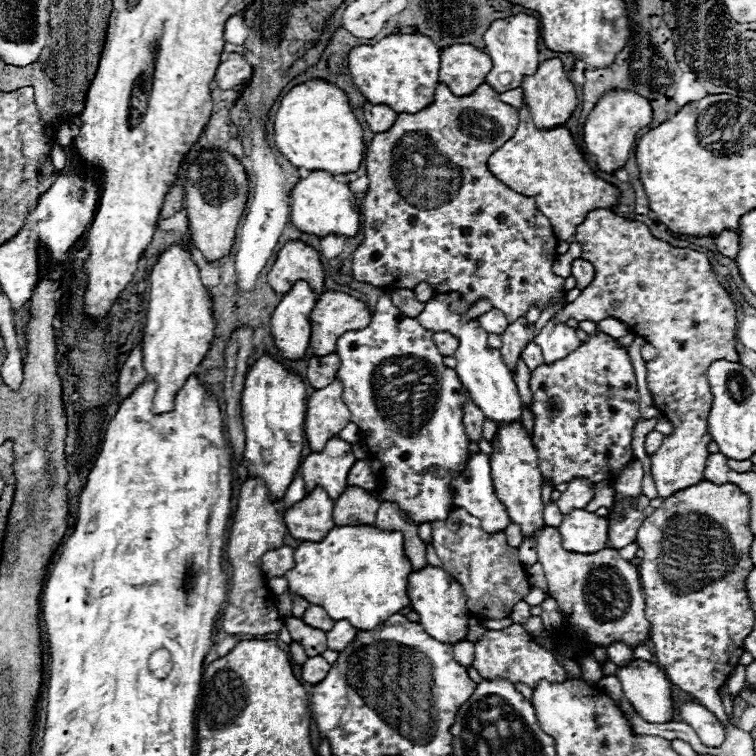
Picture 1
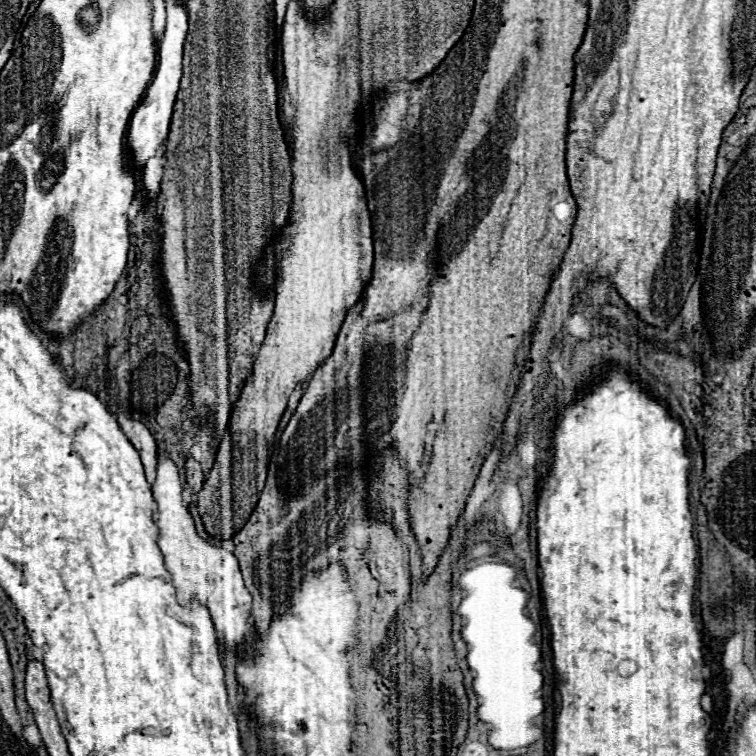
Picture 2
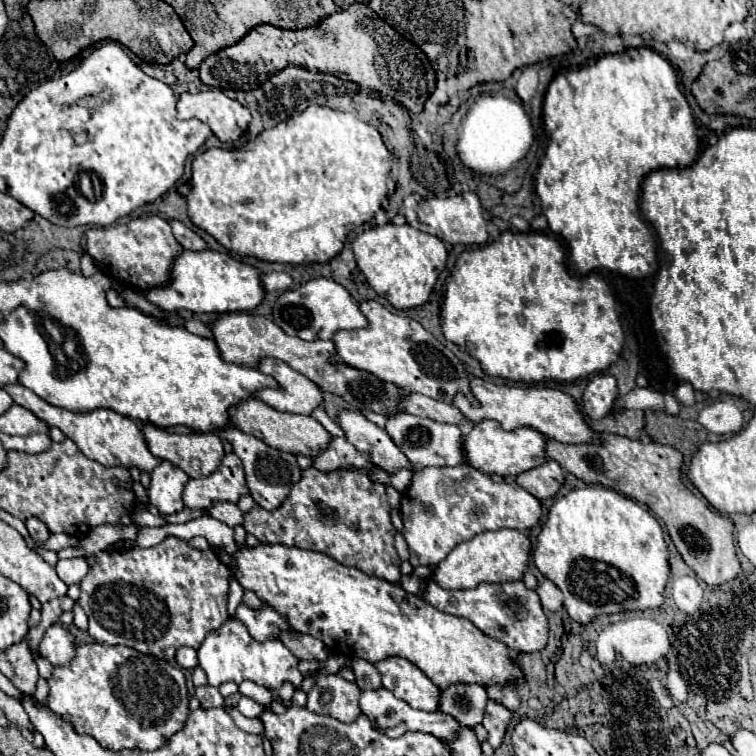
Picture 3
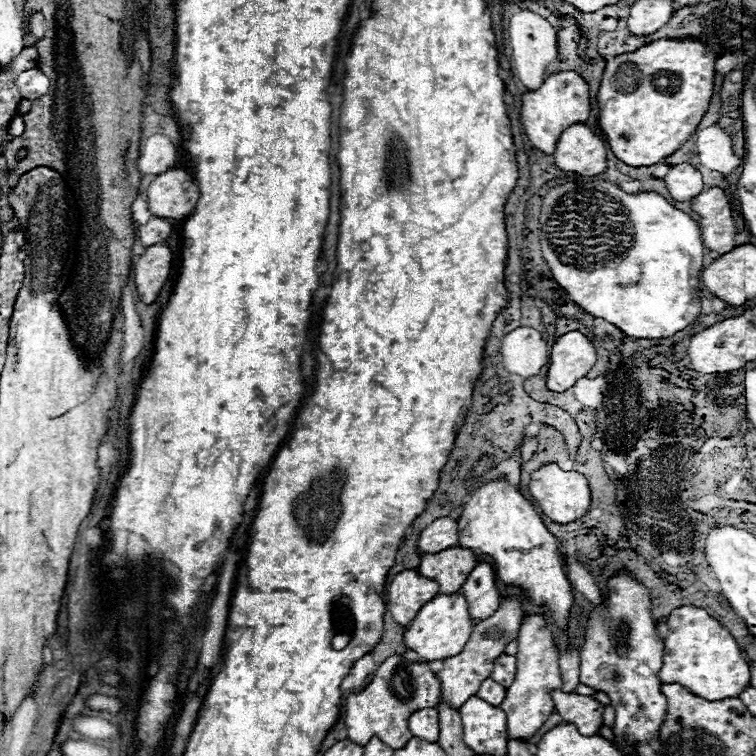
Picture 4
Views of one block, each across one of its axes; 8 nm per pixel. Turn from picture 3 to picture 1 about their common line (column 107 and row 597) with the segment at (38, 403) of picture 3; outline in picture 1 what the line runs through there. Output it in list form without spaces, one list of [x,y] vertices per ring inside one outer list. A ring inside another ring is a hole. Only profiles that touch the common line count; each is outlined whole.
[[[424,566],[422,570],[412,570],[408,578],[408,598],[410,598],[410,608],[420,616],[422,628],[436,640],[440,642],[458,642],[464,640],[466,630],[468,630],[468,608],[466,608],[466,596],[460,584],[448,576],[438,566]]]

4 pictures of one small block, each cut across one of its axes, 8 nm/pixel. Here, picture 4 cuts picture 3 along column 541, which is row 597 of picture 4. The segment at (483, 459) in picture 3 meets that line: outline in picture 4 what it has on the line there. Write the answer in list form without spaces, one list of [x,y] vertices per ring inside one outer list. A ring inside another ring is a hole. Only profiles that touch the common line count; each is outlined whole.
[[[438,592],[430,602],[426,602],[418,610],[416,618],[410,622],[410,626],[404,634],[404,642],[406,642],[406,648],[416,652],[418,660],[422,660],[422,662],[432,662],[438,658],[444,660],[448,656],[458,654],[464,648],[464,644],[468,642],[468,636],[472,632],[472,626],[474,626],[474,620],[470,618],[468,602],[462,596],[462,592],[456,592],[456,594]]]

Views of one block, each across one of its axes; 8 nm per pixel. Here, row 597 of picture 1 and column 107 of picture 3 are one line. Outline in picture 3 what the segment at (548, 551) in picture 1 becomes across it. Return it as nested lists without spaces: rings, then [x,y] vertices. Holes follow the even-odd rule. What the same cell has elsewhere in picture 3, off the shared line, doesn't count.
[[[166,538],[154,548],[128,548],[120,552],[98,552],[94,554],[96,562],[90,564],[88,574],[80,580],[80,606],[88,614],[90,626],[88,634],[96,642],[104,644],[124,644],[138,652],[152,654],[156,658],[174,660],[174,654],[180,646],[198,648],[204,636],[222,626],[228,618],[228,586],[230,570],[216,558],[214,550],[196,550],[190,548],[184,540]]]

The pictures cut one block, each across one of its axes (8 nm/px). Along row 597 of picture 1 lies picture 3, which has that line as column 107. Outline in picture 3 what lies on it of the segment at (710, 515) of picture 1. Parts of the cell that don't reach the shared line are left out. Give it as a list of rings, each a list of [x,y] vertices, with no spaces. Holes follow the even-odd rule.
[[[102,642],[78,644],[76,656],[66,666],[56,666],[50,680],[48,706],[64,720],[72,722],[76,732],[96,738],[108,750],[158,750],[164,746],[176,732],[186,726],[188,720],[188,690],[186,678],[178,664],[160,660],[150,654],[142,654],[128,646],[110,646]]]

